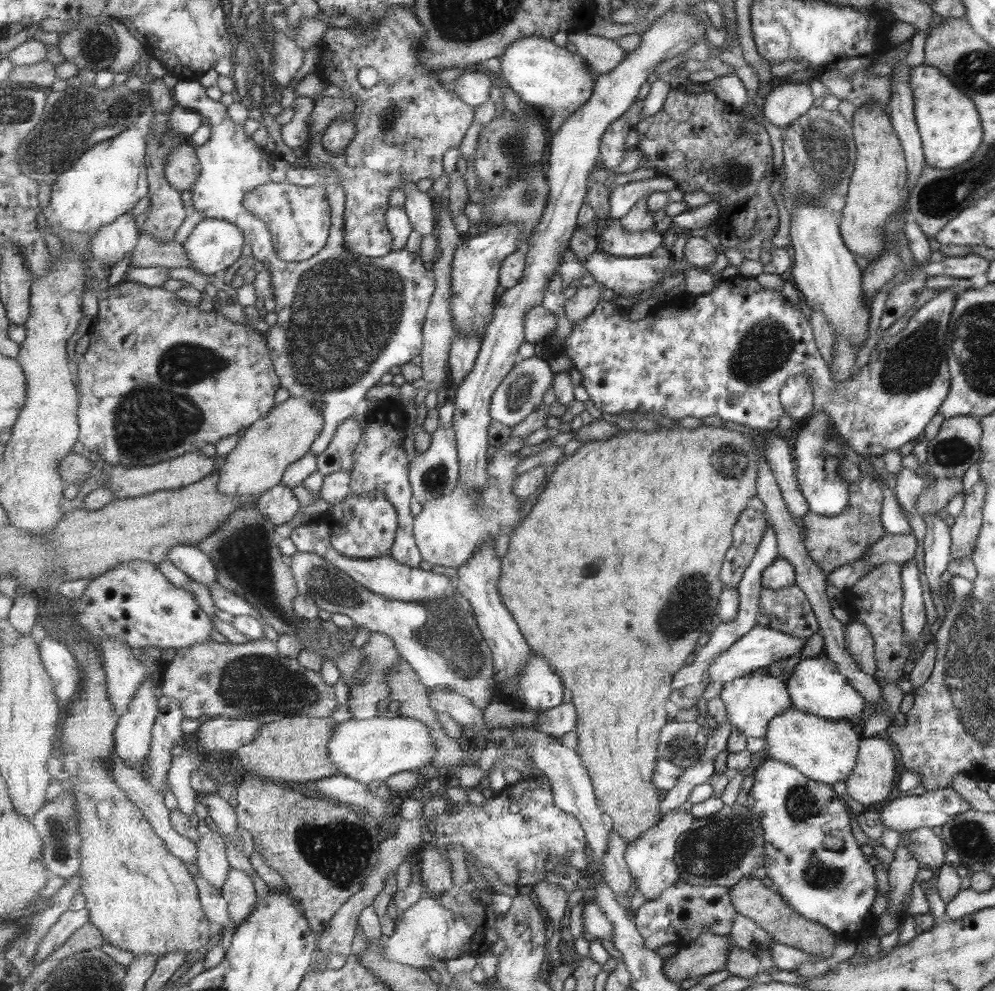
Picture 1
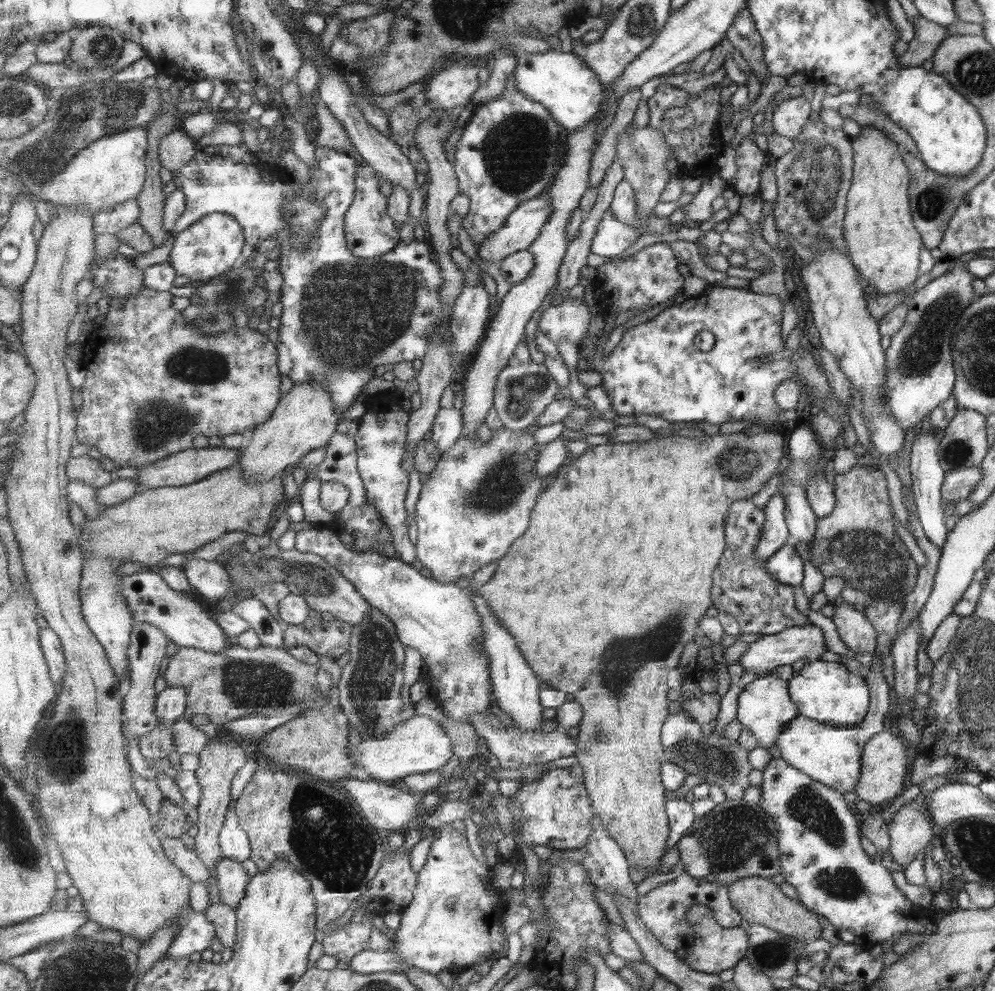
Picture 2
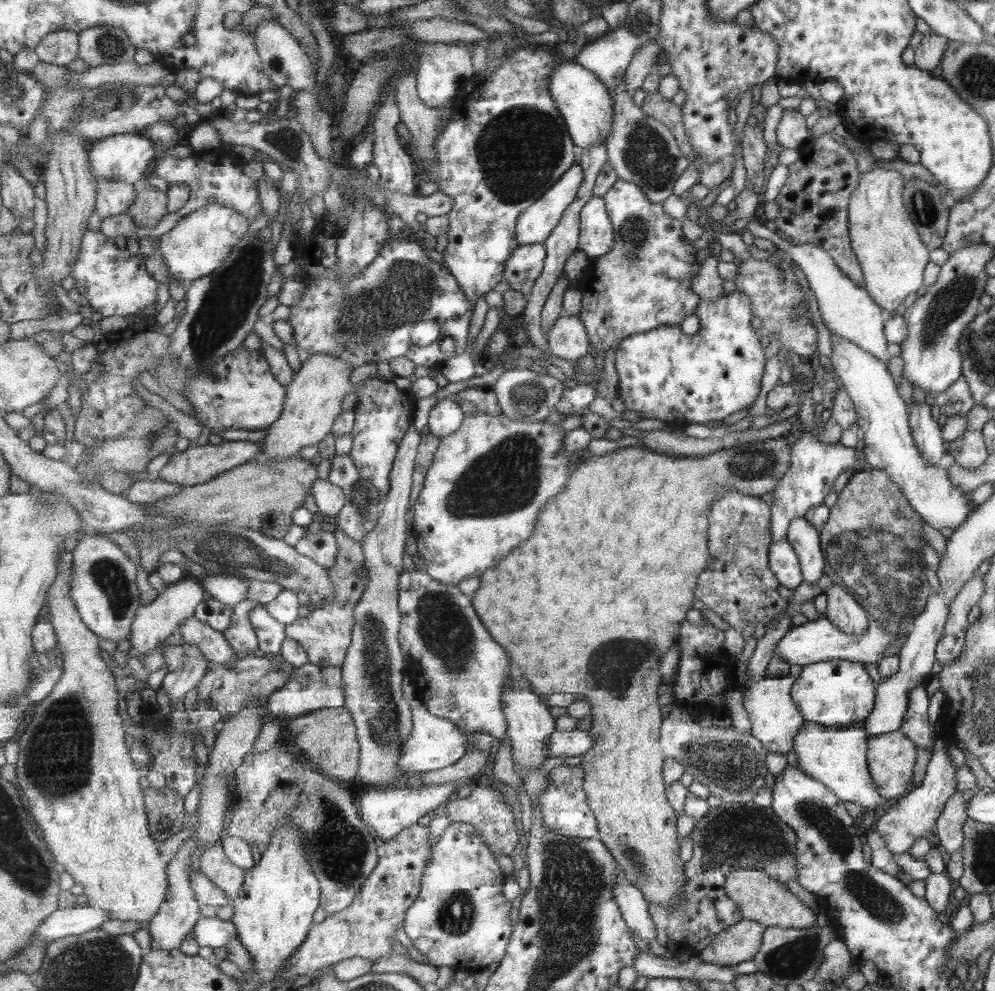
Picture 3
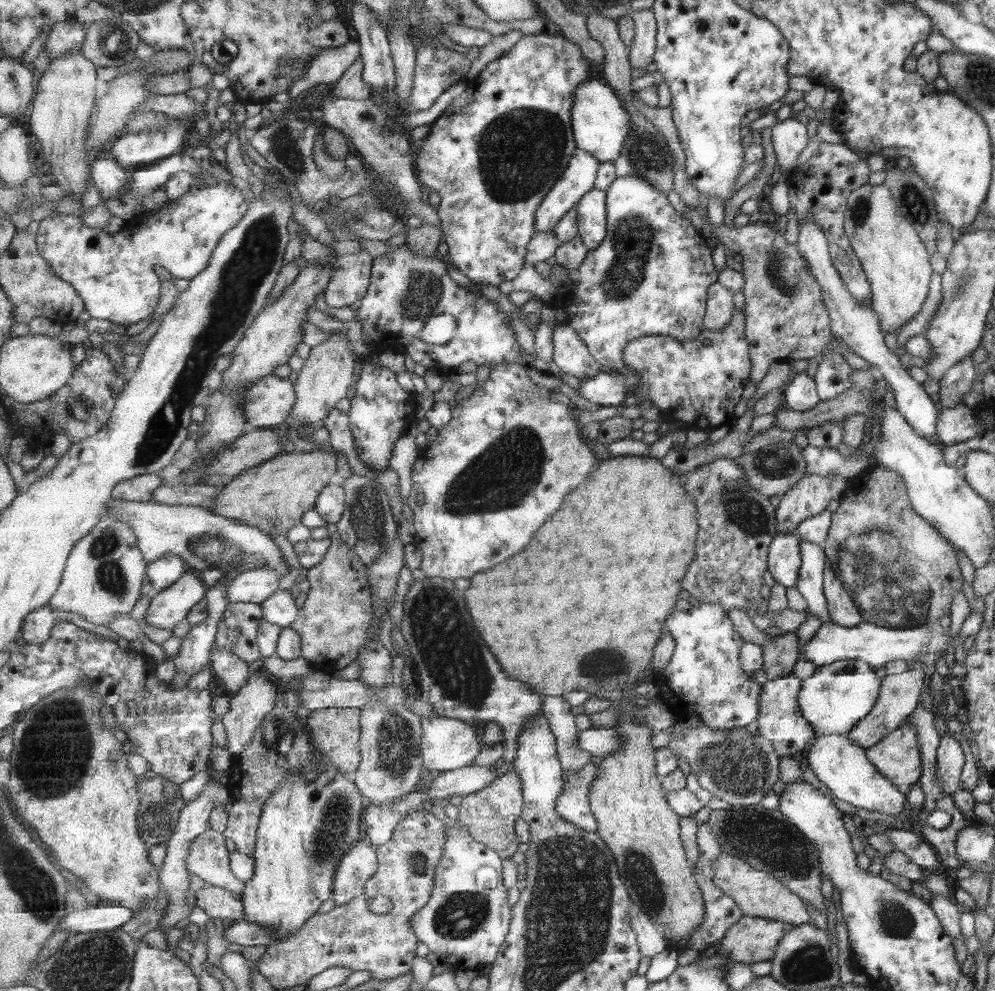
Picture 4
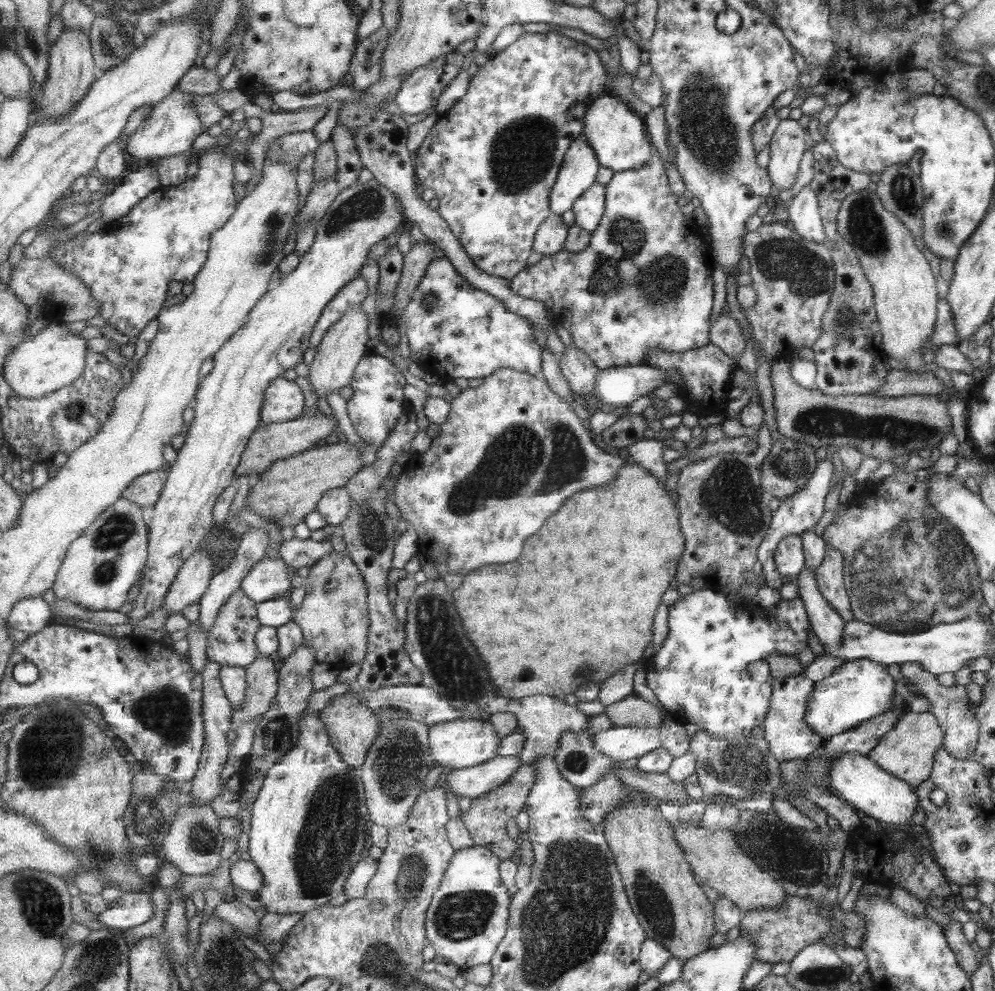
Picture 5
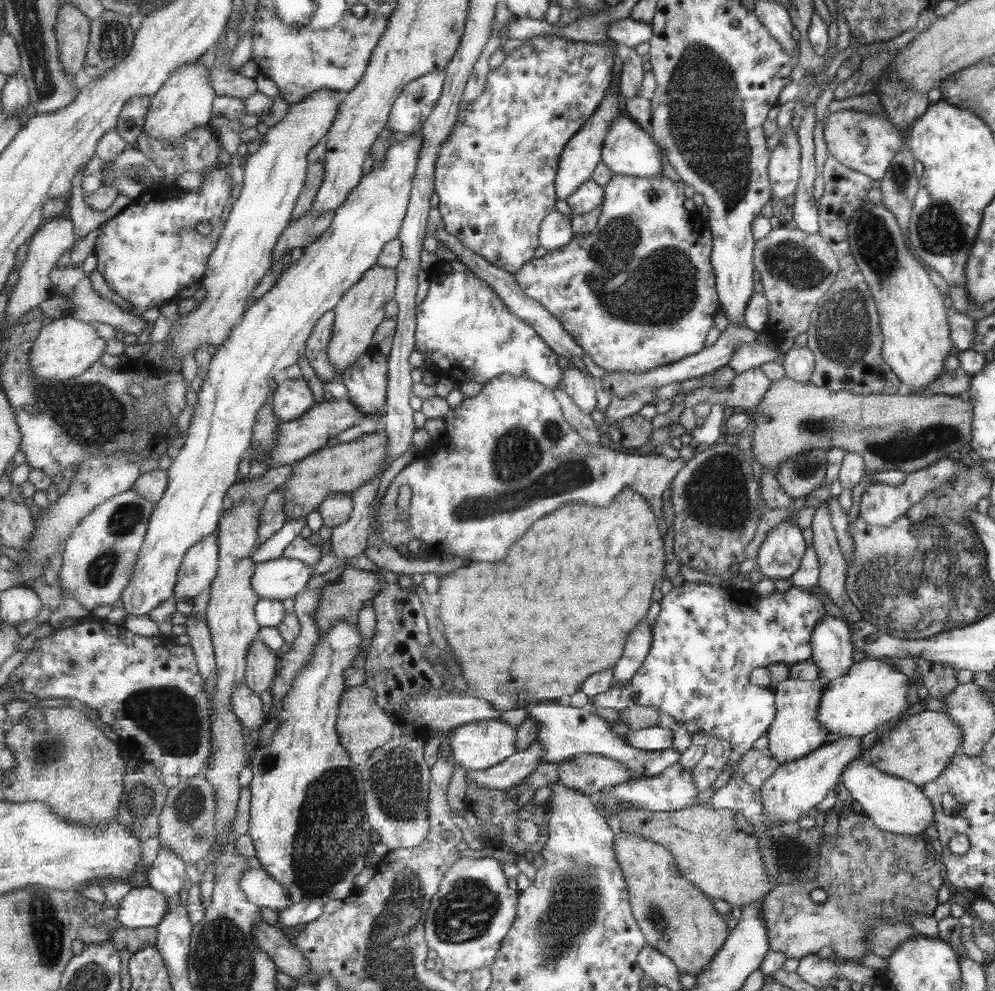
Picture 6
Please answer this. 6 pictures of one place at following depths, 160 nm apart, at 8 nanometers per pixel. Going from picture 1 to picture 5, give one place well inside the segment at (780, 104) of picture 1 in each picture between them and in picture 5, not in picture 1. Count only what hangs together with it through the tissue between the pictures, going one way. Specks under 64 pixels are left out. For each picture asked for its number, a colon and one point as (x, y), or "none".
2: (789, 116)
3: (791, 132)
4: (788, 137)
5: (787, 144)

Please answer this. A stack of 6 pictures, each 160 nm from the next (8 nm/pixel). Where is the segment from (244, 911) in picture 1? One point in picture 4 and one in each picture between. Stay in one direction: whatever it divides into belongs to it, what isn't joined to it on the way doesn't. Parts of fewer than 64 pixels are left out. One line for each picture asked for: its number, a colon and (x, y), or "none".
2: (233, 880)
3: (215, 863)
4: (210, 859)

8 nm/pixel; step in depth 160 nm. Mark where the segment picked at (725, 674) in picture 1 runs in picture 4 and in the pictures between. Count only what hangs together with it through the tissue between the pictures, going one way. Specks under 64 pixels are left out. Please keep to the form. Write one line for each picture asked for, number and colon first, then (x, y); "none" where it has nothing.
2: (768, 652)
3: (814, 641)
4: (873, 644)

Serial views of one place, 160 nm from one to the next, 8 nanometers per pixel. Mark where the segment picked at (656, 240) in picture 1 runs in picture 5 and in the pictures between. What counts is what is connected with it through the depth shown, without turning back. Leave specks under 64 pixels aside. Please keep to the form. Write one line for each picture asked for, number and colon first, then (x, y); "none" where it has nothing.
2: (613, 238)
3: (598, 236)
4: (593, 208)
5: (590, 208)

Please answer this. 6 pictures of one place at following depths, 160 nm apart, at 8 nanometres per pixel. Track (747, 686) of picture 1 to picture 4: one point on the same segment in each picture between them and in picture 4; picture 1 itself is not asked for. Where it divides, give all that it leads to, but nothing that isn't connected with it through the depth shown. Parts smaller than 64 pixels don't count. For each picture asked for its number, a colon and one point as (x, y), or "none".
2: (763, 707)
3: (774, 718)
4: (778, 720)

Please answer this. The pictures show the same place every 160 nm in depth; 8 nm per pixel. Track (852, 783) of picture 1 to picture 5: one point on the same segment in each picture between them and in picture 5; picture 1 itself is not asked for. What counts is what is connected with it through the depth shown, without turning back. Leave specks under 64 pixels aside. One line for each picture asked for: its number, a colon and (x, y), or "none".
2: (883, 764)
3: (890, 757)
4: (897, 757)
5: (906, 751)

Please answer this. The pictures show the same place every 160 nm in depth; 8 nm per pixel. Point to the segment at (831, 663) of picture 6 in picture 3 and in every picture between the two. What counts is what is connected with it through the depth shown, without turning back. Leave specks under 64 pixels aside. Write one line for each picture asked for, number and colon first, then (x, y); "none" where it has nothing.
3: (803, 538)
4: (812, 559)
5: (824, 622)

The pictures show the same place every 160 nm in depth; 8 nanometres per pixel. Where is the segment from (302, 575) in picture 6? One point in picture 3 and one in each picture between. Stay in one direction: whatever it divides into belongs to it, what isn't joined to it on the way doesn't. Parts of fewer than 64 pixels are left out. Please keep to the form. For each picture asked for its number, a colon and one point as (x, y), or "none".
3: (230, 590)
4: (255, 586)
5: (270, 579)

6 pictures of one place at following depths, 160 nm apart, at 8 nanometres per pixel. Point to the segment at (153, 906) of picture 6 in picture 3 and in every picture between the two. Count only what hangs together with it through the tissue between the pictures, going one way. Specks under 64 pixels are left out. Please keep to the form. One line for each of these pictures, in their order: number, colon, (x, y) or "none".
3: (66, 922)
4: (99, 917)
5: (132, 909)

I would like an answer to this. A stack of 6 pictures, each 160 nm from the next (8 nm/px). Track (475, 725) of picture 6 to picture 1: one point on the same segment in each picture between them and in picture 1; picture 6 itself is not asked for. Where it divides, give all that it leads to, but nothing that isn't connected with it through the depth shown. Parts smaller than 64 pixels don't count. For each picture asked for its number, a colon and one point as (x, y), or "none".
1: (377, 748)
2: (419, 745)
3: (436, 742)
4: (448, 744)
5: (459, 743)

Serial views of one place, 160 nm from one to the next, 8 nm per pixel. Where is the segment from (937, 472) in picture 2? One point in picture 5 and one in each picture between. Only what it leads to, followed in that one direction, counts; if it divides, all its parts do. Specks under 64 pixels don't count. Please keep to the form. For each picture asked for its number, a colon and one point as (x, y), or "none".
3: (926, 433)
4: (855, 325)
5: (804, 218)

